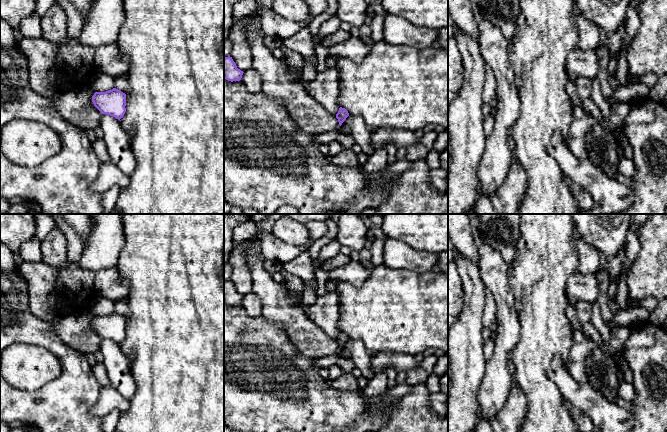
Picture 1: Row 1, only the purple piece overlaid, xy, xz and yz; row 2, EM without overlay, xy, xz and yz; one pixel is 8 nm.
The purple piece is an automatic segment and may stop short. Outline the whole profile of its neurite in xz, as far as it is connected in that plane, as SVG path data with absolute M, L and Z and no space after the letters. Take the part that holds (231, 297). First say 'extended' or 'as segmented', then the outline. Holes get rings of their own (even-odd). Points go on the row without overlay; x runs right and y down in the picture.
as segmented; M228 280L224 282L224 303L231 306L240 305L243 297L243 295L237 292L232 281Z

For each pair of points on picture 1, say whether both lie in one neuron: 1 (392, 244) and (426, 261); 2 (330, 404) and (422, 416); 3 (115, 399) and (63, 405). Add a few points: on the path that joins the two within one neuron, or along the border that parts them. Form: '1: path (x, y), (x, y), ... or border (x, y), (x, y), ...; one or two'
1: path (400, 252), (407, 258), (418, 261); one
2: border (399, 399), (386, 421); two
3: border (101, 388), (90, 411), (101, 418); two

